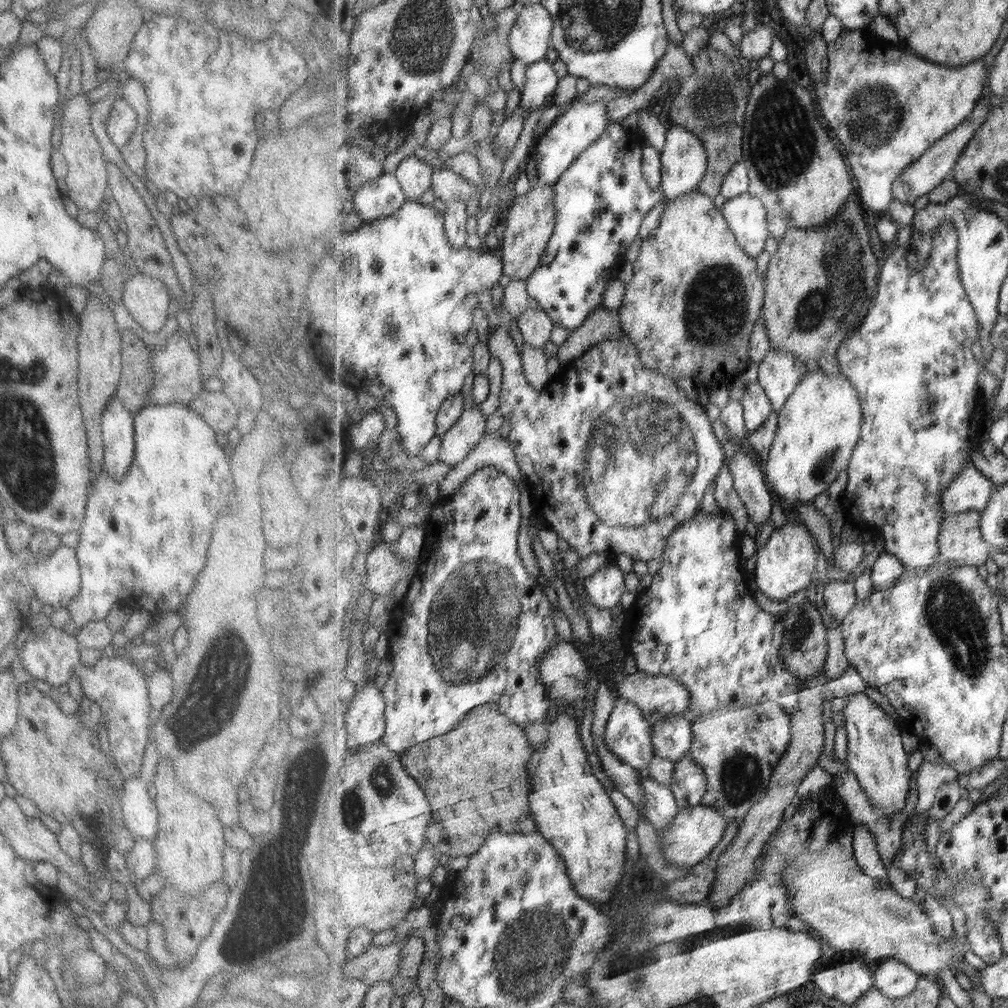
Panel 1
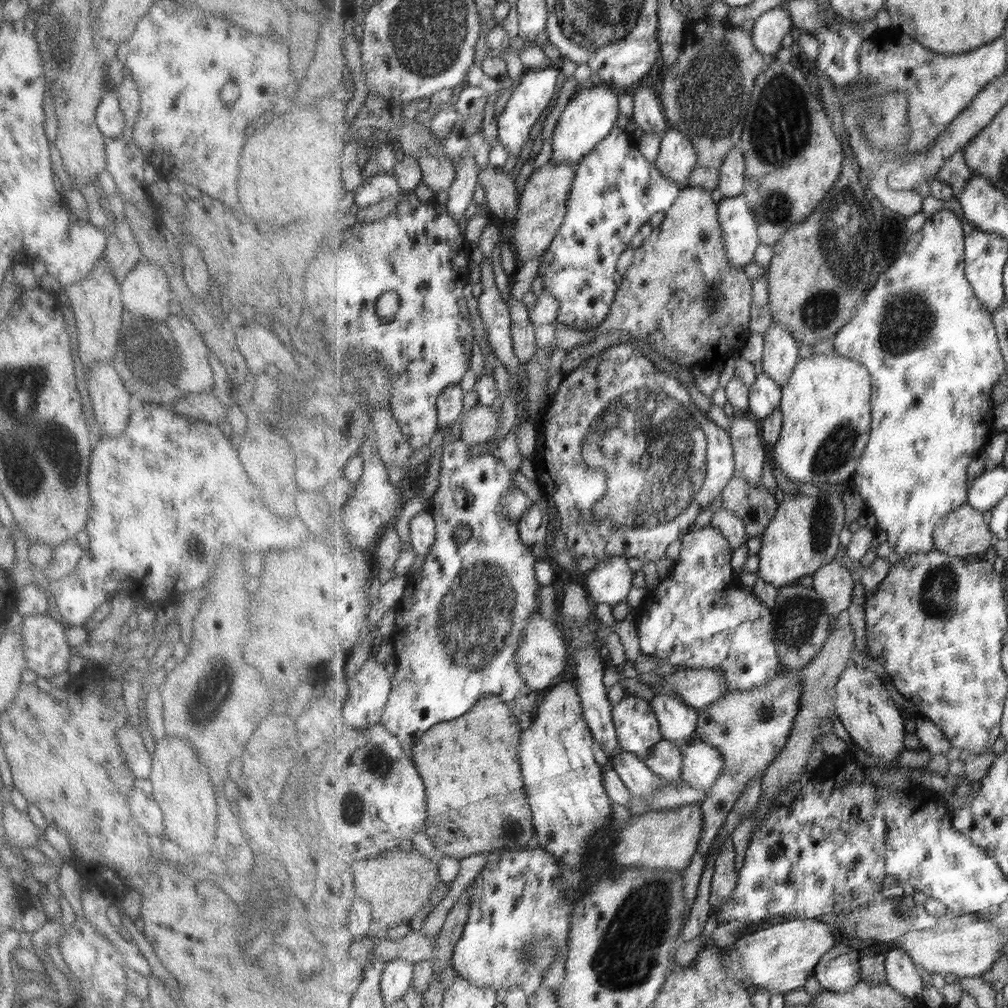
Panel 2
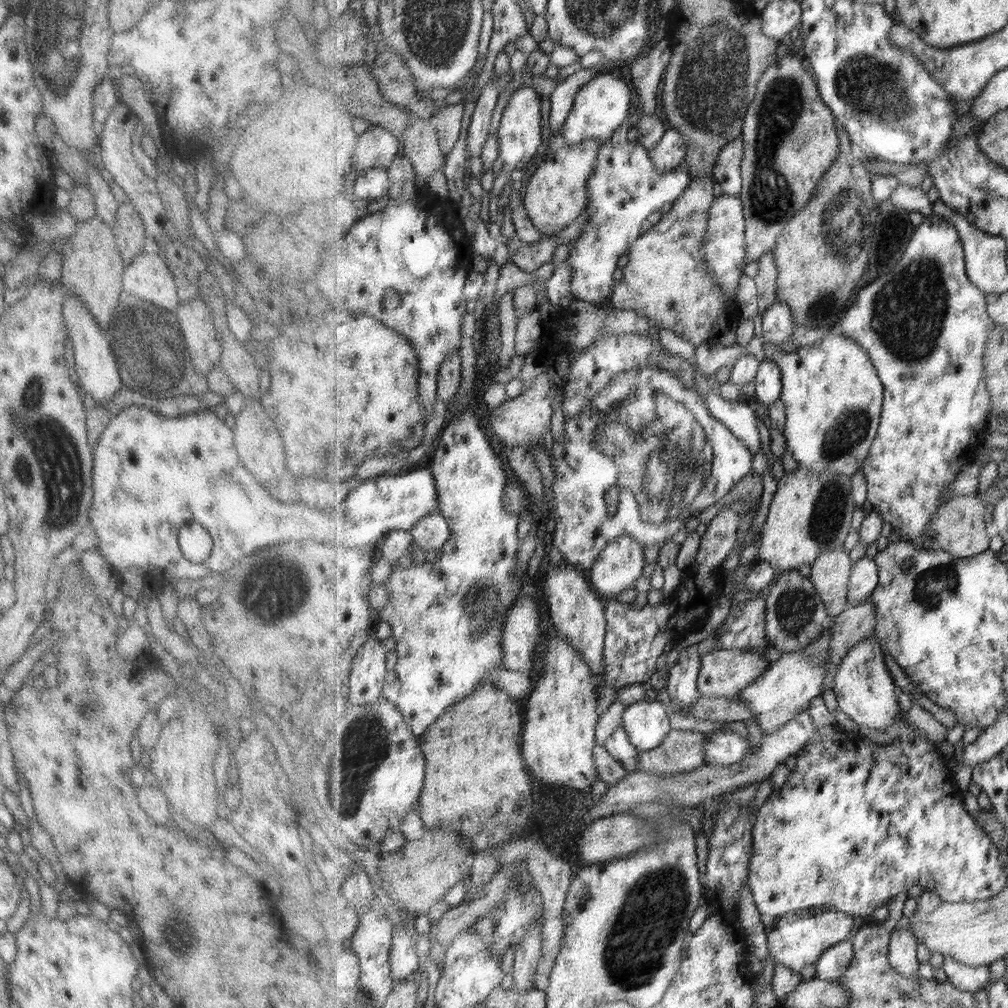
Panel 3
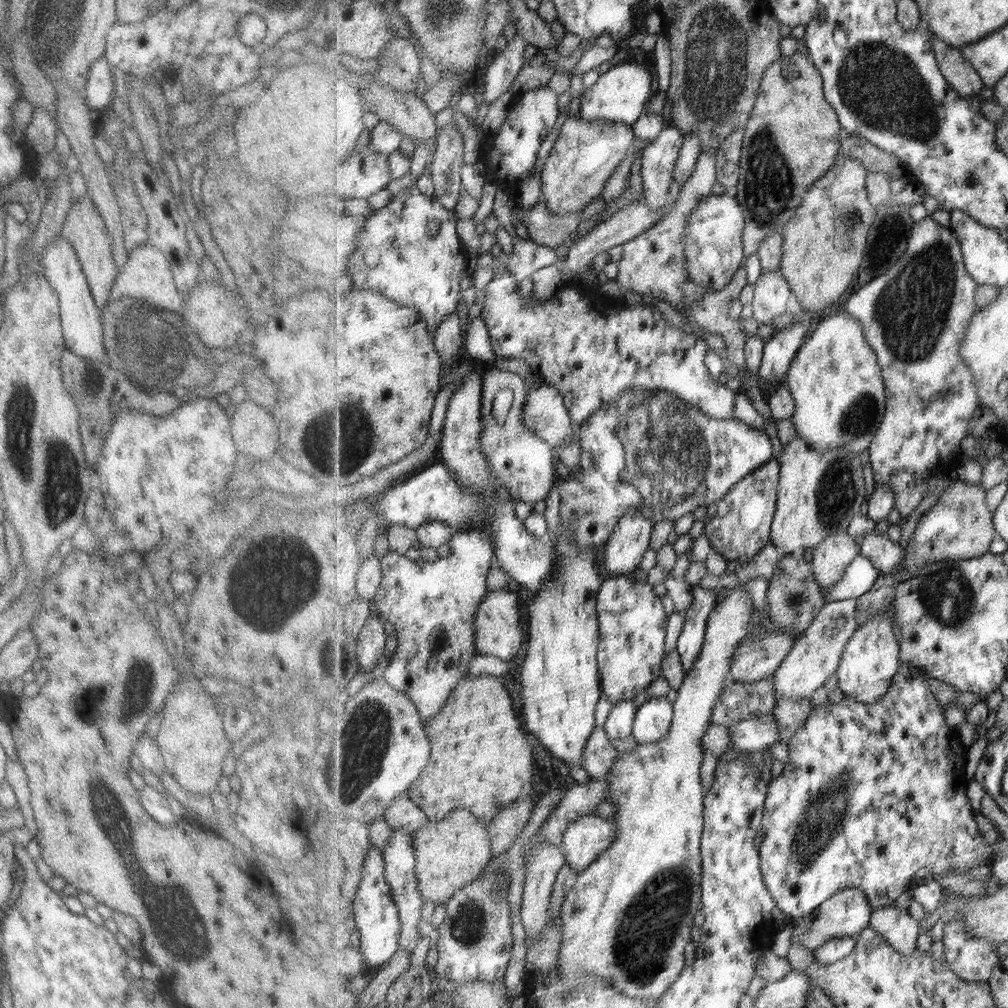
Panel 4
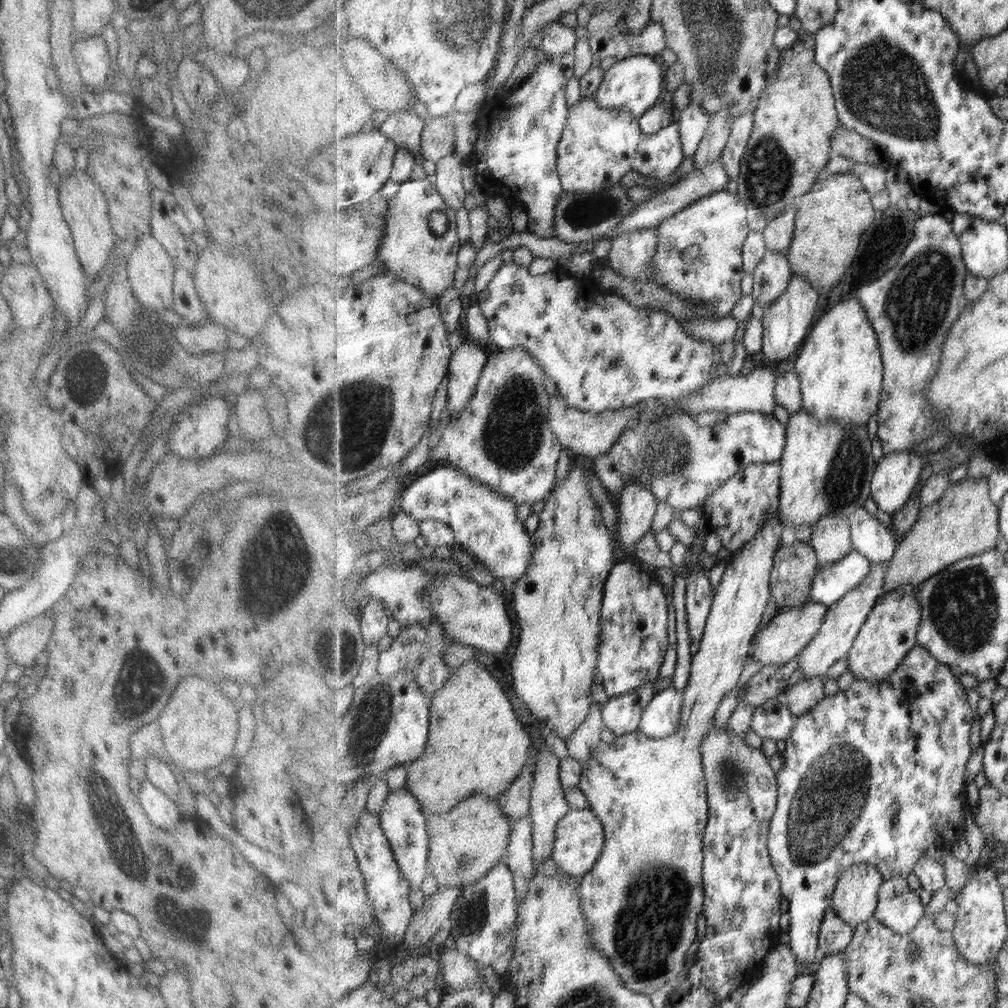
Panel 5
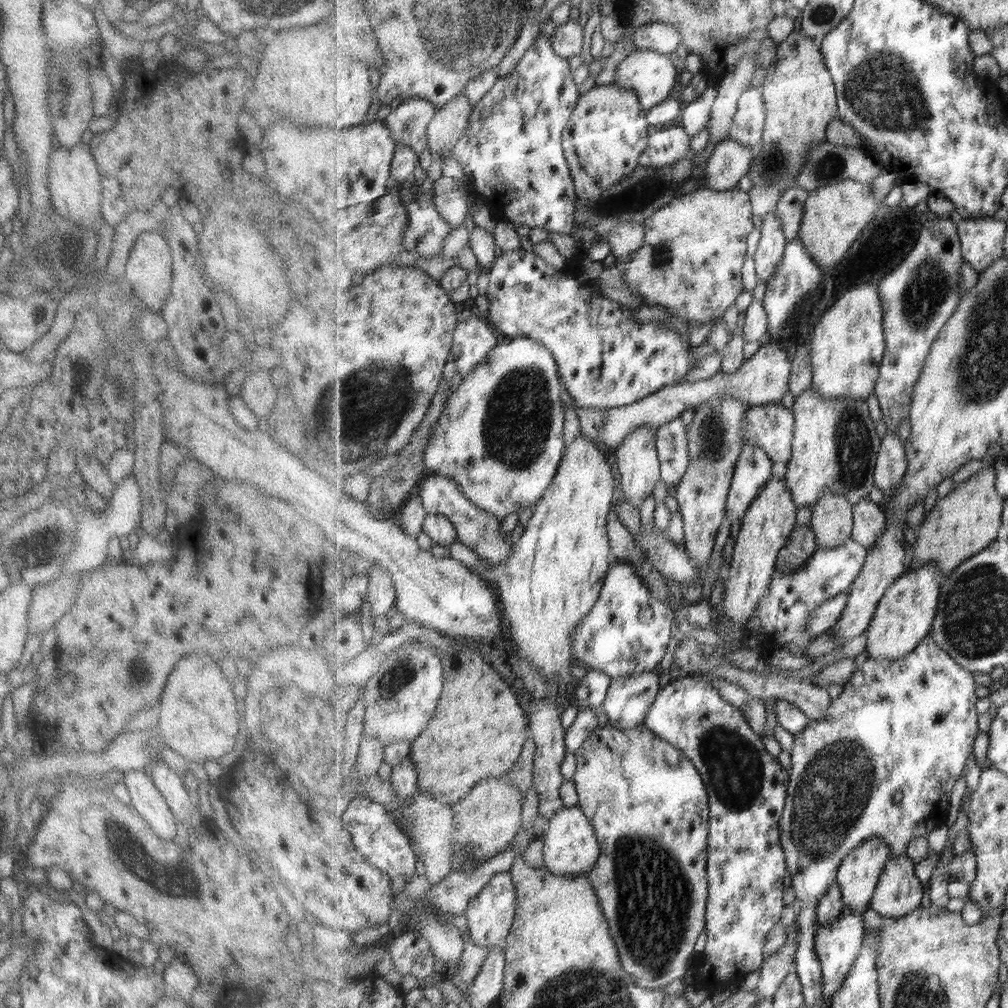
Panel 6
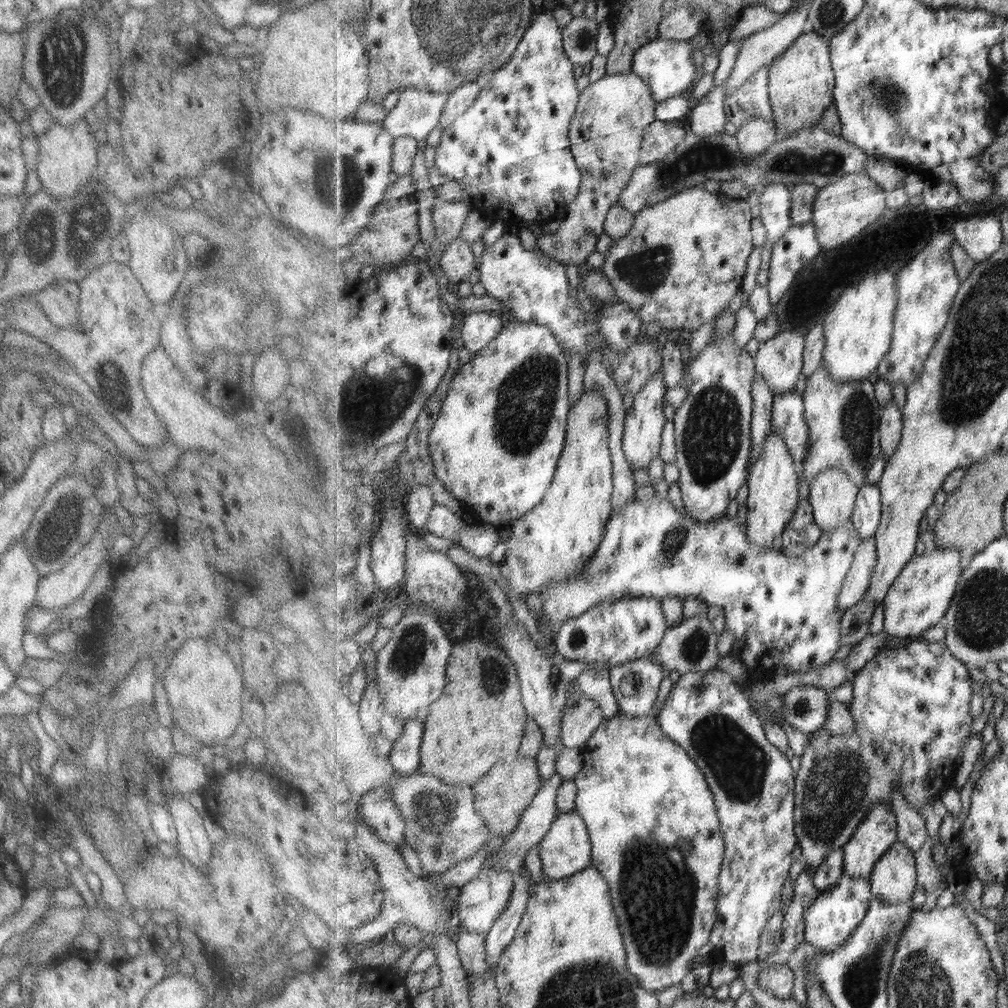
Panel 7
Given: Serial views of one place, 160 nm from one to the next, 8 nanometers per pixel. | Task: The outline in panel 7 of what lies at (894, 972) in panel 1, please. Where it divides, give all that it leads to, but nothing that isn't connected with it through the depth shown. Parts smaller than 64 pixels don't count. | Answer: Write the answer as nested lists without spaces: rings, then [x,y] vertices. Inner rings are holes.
[[[897,841],[876,863],[870,883],[872,894],[881,897],[889,906],[911,906],[917,888],[913,851],[904,842]]]

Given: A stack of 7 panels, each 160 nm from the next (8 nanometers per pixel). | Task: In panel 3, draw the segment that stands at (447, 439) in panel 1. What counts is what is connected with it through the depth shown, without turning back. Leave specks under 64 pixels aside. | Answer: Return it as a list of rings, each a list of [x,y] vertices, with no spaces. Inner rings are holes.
[[[542,374],[525,394],[521,393],[518,397],[505,401],[503,406],[492,410],[490,422],[494,438],[498,438],[502,445],[507,446],[507,449],[517,446],[531,448],[542,444],[543,434],[547,432],[549,424],[551,424],[553,394],[557,388],[562,387],[555,384],[546,374]]]

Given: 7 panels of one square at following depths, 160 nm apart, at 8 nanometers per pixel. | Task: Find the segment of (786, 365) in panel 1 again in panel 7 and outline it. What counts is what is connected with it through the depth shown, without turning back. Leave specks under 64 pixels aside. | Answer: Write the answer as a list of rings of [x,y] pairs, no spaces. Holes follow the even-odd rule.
[[[772,183],[761,190],[760,216],[766,226],[771,251],[794,225],[792,188],[787,183]]]

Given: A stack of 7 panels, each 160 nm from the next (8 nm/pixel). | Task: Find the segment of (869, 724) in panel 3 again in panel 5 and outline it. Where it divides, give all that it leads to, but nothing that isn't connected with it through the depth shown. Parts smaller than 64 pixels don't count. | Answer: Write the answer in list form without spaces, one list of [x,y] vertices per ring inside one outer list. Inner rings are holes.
[[[909,584],[883,594],[863,625],[848,657],[849,669],[855,679],[879,682],[893,674],[909,651],[918,644],[917,633],[923,618],[919,589]]]

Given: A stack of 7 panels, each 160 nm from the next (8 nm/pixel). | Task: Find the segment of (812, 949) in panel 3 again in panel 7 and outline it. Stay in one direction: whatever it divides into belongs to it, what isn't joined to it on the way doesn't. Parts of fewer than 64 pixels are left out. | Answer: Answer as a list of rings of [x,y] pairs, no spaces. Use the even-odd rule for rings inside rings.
[[[886,802],[878,804],[859,825],[844,850],[844,874],[870,882],[881,857],[898,841],[896,814]]]

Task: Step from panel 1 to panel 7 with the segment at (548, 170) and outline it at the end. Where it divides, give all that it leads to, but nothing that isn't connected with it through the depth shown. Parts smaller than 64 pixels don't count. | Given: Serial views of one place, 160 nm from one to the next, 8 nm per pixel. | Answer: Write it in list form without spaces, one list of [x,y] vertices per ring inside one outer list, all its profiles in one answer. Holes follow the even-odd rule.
[[[657,38],[657,40],[642,46],[636,52],[635,60],[633,60],[633,73],[647,80],[648,85],[652,87],[653,98],[658,103],[688,93],[691,86],[702,77],[691,59],[695,47],[697,45],[689,43],[689,40],[663,40]]]

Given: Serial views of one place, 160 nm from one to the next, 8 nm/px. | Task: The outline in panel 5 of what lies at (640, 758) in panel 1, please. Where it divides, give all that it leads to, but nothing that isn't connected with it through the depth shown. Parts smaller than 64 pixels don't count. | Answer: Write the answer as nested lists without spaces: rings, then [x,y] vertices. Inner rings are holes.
[[[665,683],[643,711],[638,730],[649,738],[664,739],[678,732],[683,717],[684,692]]]

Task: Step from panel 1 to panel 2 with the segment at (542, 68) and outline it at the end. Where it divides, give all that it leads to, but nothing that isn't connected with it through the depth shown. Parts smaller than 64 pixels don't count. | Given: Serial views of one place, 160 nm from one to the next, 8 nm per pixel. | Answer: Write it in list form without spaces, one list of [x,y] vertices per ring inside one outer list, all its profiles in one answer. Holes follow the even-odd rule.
[[[543,68],[543,70],[539,69],[531,69],[528,72],[525,72],[521,77],[522,80],[518,84],[518,86],[513,89],[513,93],[509,98],[503,112],[500,114],[497,120],[497,127],[498,127],[498,136],[497,140],[503,143],[515,158],[519,159],[518,165],[523,162],[524,160],[520,160],[520,156],[526,150],[527,146],[529,145],[529,138],[531,138],[531,130],[533,130],[533,124],[542,120],[543,117],[547,114],[547,110],[549,106],[551,106],[551,100],[553,100],[553,96],[555,96],[555,90],[557,90],[557,84],[559,84],[559,72],[557,68]]]

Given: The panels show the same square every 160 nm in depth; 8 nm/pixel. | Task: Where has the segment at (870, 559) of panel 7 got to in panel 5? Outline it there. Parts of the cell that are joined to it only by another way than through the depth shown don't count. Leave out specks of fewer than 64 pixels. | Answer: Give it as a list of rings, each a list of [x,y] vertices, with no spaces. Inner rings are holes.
[[[808,601],[806,605],[800,608],[786,609],[774,615],[768,625],[756,634],[755,643],[752,644],[748,656],[760,662],[759,668],[769,664],[784,665],[791,662],[816,637],[828,610],[829,605]]]

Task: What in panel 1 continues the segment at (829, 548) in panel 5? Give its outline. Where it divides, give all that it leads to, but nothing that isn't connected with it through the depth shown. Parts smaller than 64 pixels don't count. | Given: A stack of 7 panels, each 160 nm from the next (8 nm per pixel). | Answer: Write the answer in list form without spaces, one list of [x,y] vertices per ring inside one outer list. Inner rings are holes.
[[[827,577],[827,584],[819,591],[819,600],[830,615],[842,624],[858,603],[854,582],[833,580]]]

